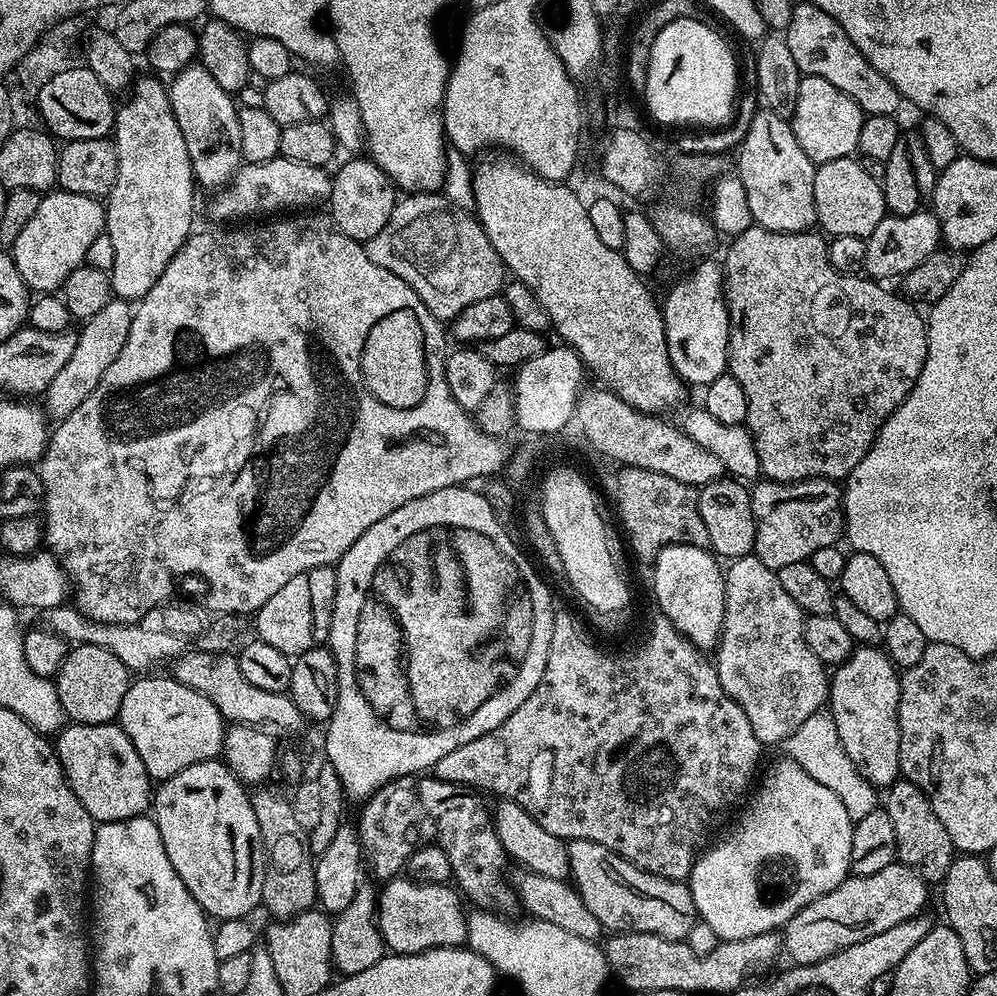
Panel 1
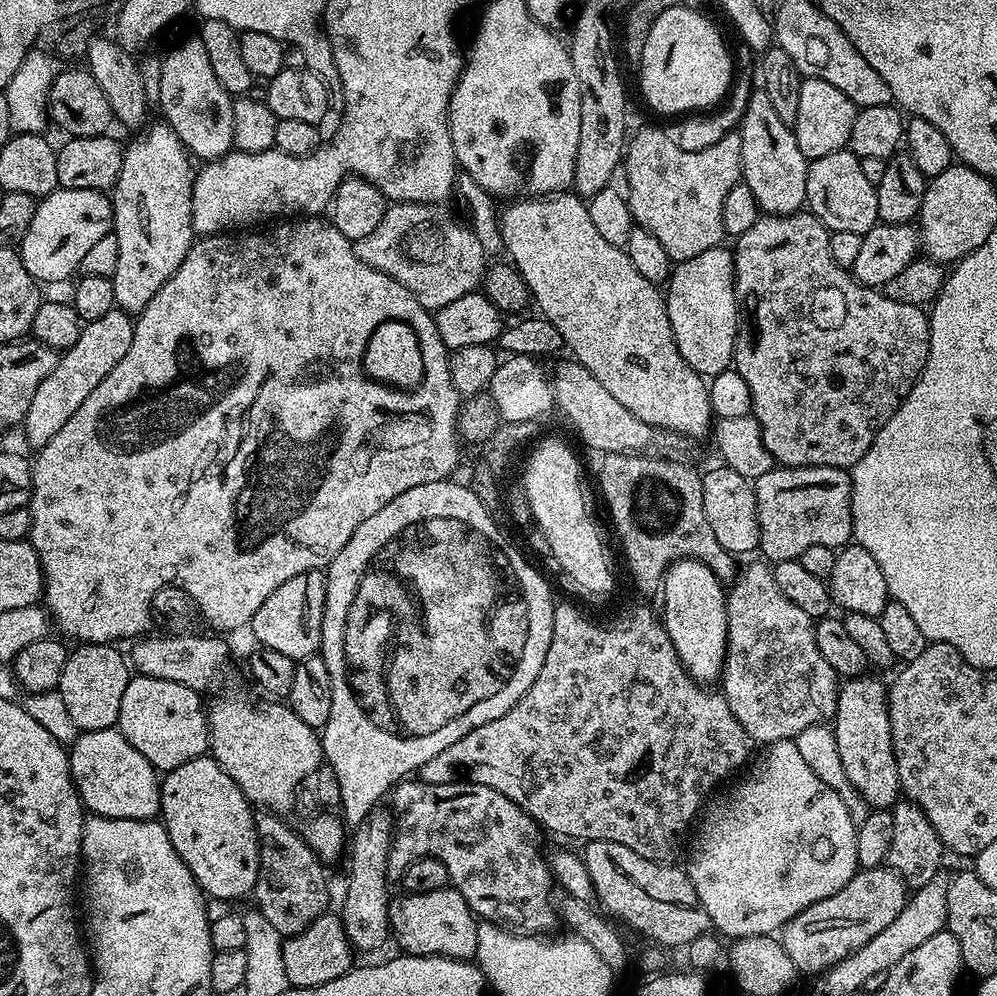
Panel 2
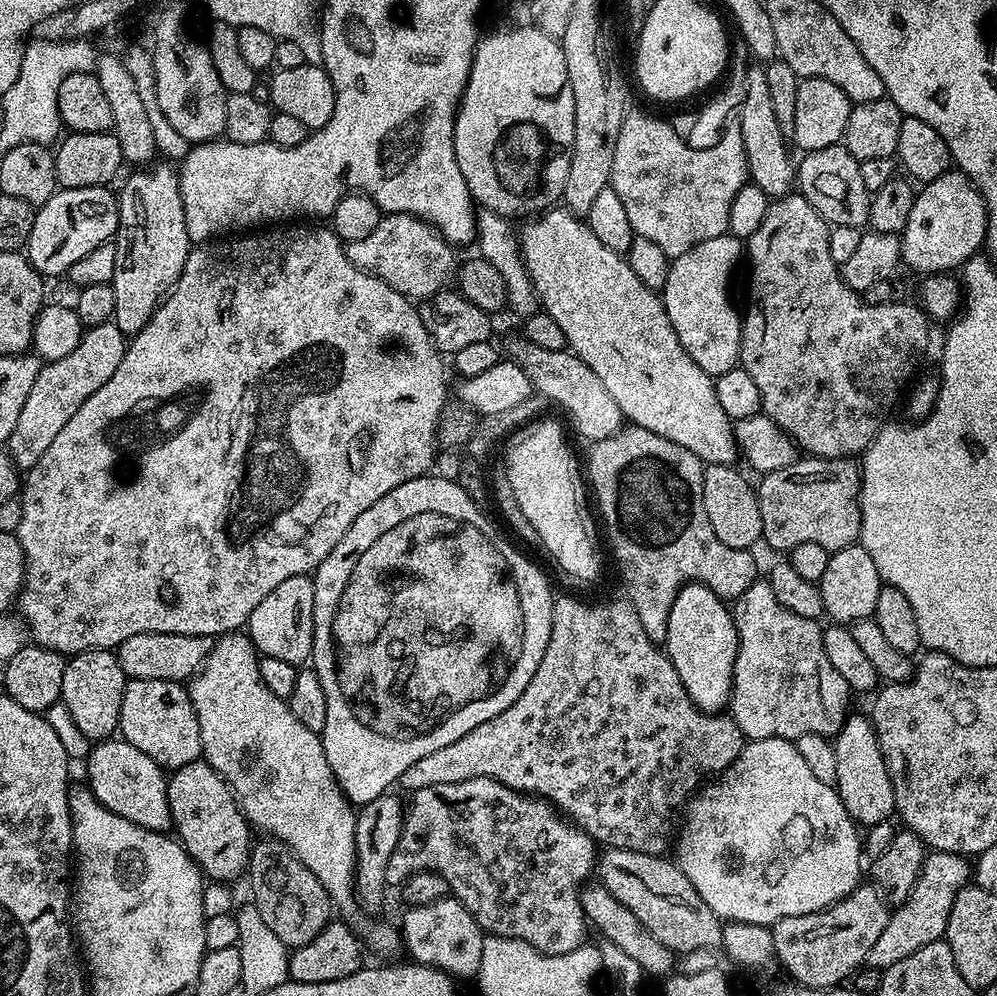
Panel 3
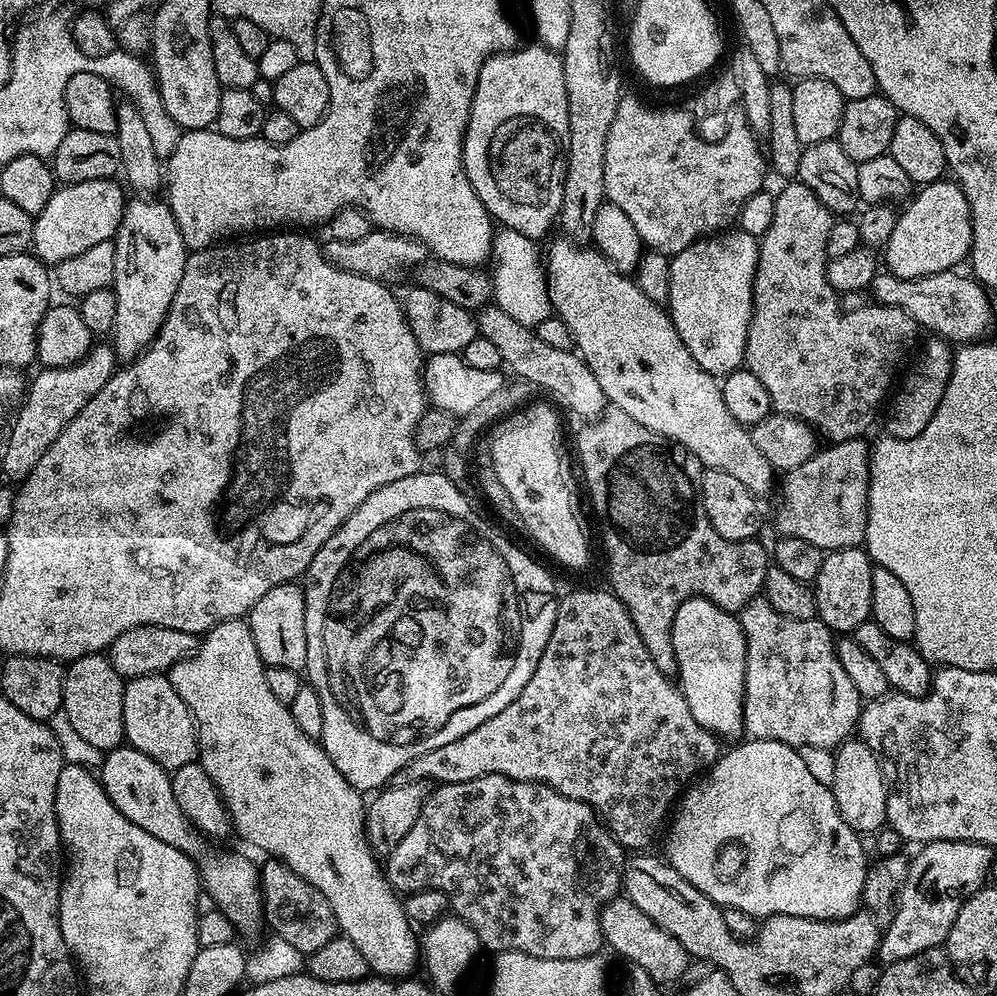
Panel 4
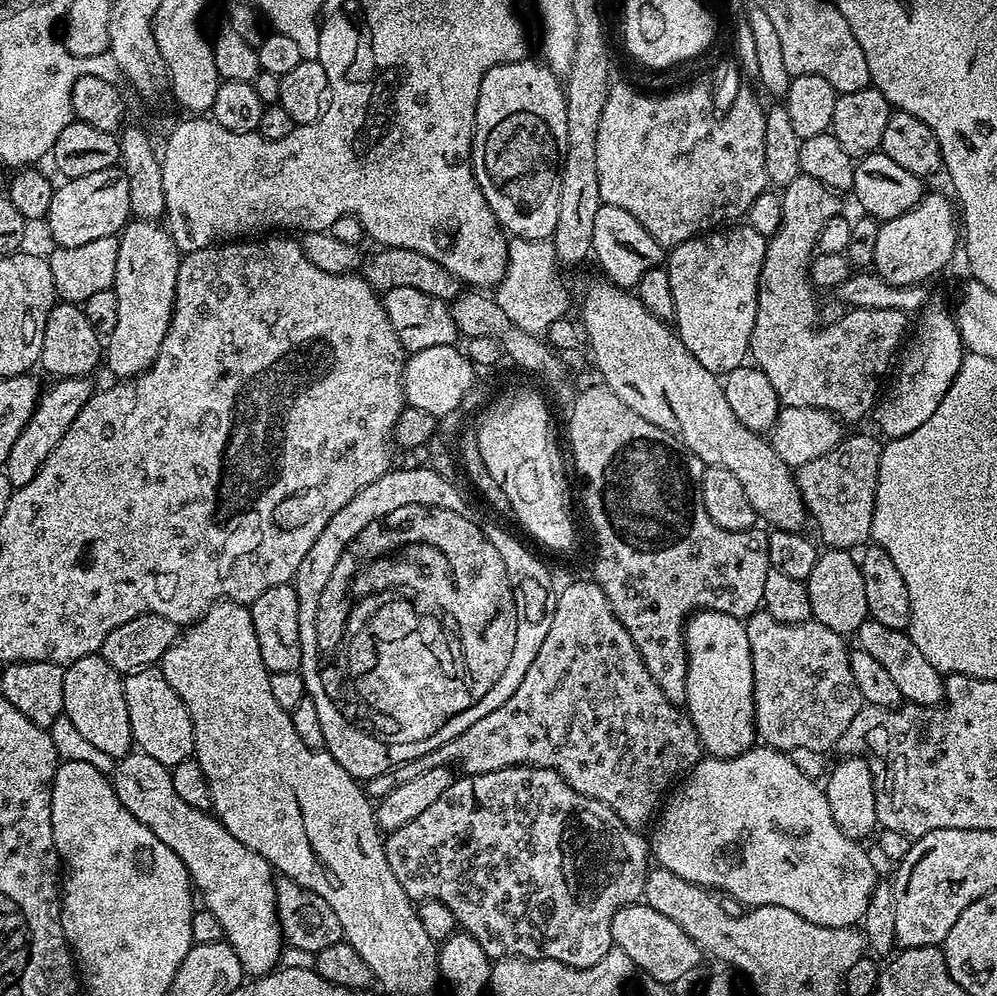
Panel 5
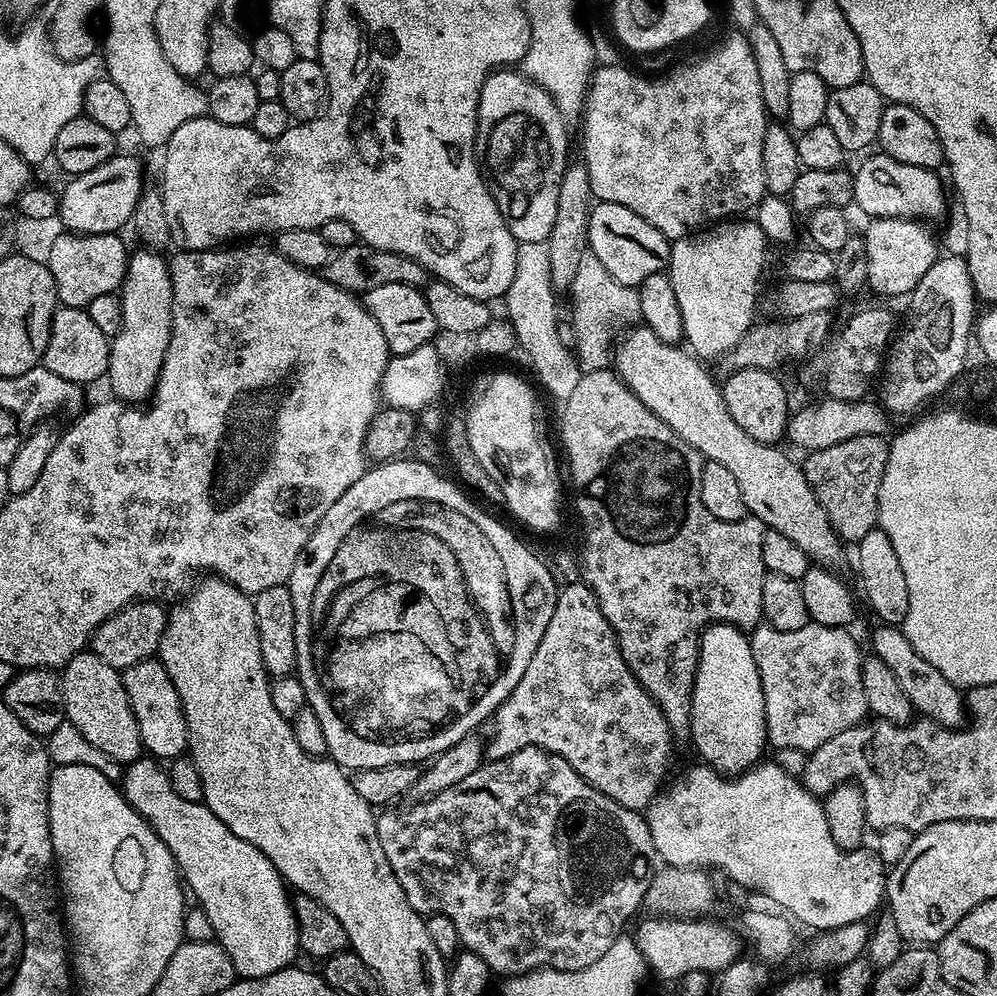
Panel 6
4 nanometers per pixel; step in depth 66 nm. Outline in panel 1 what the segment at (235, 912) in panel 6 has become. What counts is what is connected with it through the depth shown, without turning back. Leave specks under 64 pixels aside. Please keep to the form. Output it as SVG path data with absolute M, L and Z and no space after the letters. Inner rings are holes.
M69 723L64 731L55 737L54 751L56 757L60 759L60 765L64 771L64 777L68 780L70 790L74 790L78 802L82 802L82 806L86 806L93 821L109 824L115 820L129 820L135 816L142 816L149 811L154 791L153 781L149 777L146 766L142 766L142 758L138 754L138 750L134 750L130 738L126 738L119 723Z

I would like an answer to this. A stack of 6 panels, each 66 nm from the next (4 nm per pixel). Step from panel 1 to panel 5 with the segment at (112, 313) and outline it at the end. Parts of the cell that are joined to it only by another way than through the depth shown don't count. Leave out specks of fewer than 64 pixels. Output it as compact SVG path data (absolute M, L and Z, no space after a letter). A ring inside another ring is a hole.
M70 376L57 379L49 388L47 385L41 391L40 401L36 403L34 414L30 414L30 422L26 422L22 434L18 434L18 438L14 438L14 446L10 446L10 454L2 465L2 475L10 478L13 489L26 486L26 482L31 482L34 474L38 474L38 470L42 470L42 466L46 462L46 458L50 458L54 446L58 446L58 442L62 442L62 434L66 434L66 430L70 430L74 418L78 418L78 410L82 410L82 406L86 406L86 402L92 397L94 391L92 382L91 379L83 376Z

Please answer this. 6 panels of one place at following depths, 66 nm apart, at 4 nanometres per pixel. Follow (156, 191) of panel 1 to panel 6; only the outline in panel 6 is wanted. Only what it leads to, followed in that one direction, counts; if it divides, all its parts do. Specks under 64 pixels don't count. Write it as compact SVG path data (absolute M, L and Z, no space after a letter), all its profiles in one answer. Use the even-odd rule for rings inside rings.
M156 250L139 251L136 253L133 251L129 255L128 269L125 270L123 285L118 292L122 302L122 330L118 330L118 334L111 337L106 373L106 384L112 387L111 395L115 399L134 405L147 401L156 391L156 383L172 337L172 276L168 272L168 260L160 257L163 255Z

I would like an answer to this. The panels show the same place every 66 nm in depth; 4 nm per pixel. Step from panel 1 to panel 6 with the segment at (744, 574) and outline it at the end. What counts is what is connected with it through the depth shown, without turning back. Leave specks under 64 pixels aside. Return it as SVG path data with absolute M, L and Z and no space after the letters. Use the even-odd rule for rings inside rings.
M811 622L802 626L802 630L785 632L774 630L765 623L751 629L754 662L762 678L768 744L774 746L773 749L797 748L806 753L813 752L822 746L822 742L834 738L834 734L850 730L850 726L861 723L869 715L866 690L862 690L862 651L850 633L848 628L831 628Z

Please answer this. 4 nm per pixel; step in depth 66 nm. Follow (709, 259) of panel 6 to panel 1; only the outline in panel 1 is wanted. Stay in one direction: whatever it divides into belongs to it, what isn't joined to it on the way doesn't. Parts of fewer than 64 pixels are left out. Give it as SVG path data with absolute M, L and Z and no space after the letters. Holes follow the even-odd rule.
M706 260L700 263L688 276L680 279L662 302L664 329L667 336L667 354L675 372L687 385L707 386L722 375L728 365L729 316L724 298L723 267L716 261Z

